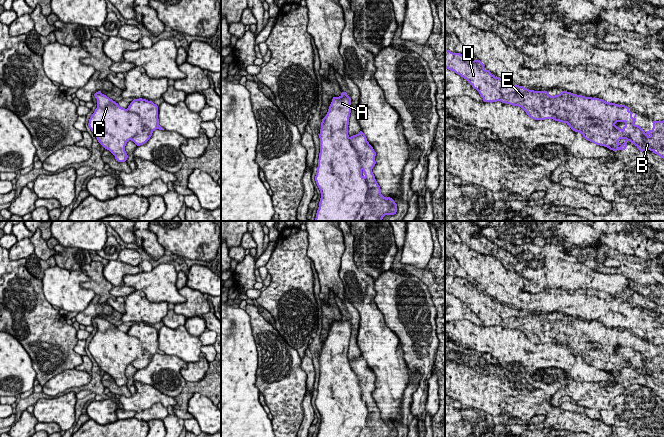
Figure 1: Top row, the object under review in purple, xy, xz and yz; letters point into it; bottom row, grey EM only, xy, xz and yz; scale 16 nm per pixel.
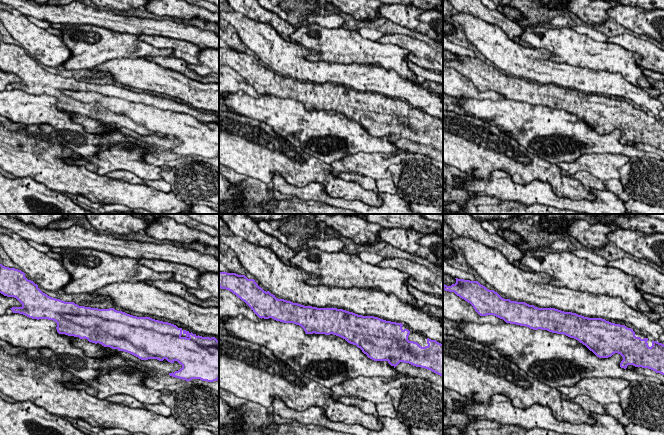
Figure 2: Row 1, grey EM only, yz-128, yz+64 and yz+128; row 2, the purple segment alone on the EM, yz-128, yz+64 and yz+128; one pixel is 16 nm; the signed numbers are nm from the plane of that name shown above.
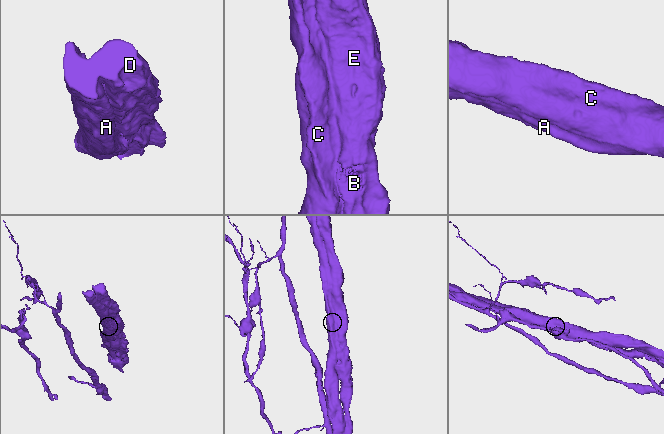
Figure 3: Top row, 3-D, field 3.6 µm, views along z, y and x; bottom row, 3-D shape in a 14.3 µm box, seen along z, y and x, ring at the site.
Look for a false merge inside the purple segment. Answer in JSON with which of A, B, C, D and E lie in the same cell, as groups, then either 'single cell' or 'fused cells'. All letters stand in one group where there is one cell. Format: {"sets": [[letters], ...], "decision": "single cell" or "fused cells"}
{"sets": [["A", "B", "C"], ["D", "E"]], "decision": "fused cells"}

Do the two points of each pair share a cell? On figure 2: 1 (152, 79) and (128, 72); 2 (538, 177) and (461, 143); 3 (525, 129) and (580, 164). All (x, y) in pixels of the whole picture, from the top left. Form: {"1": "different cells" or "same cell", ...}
{"1": "same cell", "2": "same cell", "3": "different cells"}

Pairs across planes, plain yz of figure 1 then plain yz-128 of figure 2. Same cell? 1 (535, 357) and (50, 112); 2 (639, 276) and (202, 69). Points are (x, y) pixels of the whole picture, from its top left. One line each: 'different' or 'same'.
1: same
2: different

